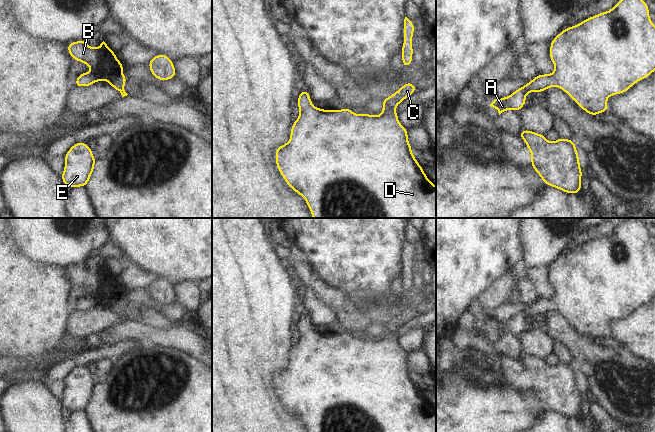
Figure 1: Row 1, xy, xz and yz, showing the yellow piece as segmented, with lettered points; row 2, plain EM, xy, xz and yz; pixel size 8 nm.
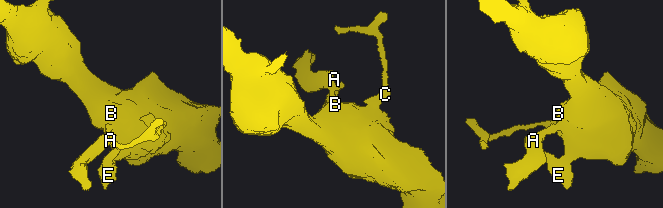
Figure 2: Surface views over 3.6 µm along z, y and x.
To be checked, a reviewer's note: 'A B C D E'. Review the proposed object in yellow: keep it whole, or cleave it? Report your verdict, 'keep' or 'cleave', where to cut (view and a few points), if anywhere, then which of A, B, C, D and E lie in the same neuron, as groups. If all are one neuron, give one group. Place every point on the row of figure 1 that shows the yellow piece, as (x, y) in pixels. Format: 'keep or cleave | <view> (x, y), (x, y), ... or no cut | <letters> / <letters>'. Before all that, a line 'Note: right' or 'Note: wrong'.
Note: right
keep | no cut | A B C D E

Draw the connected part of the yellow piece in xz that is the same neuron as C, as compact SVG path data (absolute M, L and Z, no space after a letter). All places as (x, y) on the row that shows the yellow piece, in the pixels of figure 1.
M411 81L405 83L388 98L381 99L383 104L382 114L355 114L348 107L342 110L324 110L312 105L308 90L301 90L296 104L300 109L298 119L293 122L290 130L290 141L279 145L275 151L276 167L285 179L289 188L302 196L313 218L436 218L436 186L424 173L424 168L417 163L412 155L412 145L408 143L408 129L402 126L398 120L395 107L402 103L408 96L417 92L417 88Z

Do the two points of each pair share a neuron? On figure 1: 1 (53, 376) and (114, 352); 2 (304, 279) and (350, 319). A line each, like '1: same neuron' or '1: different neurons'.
1: same neuron
2: same neuron

